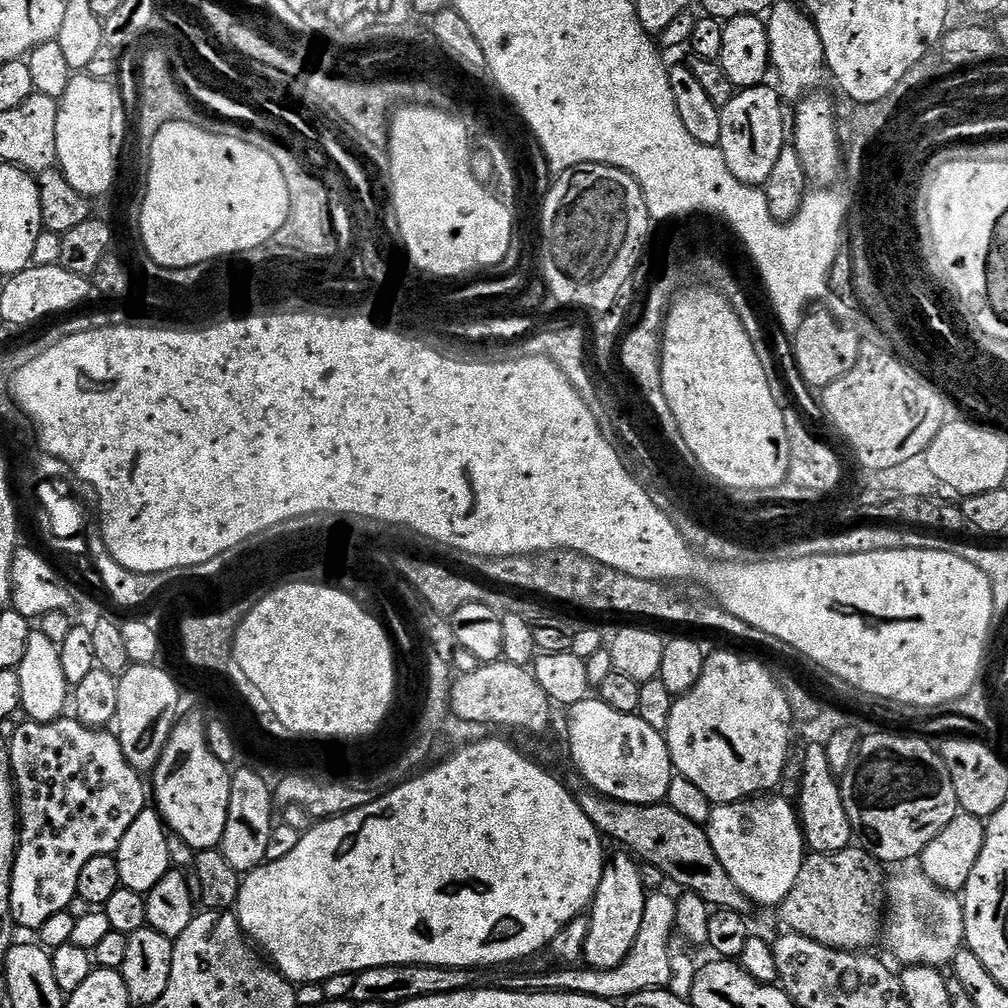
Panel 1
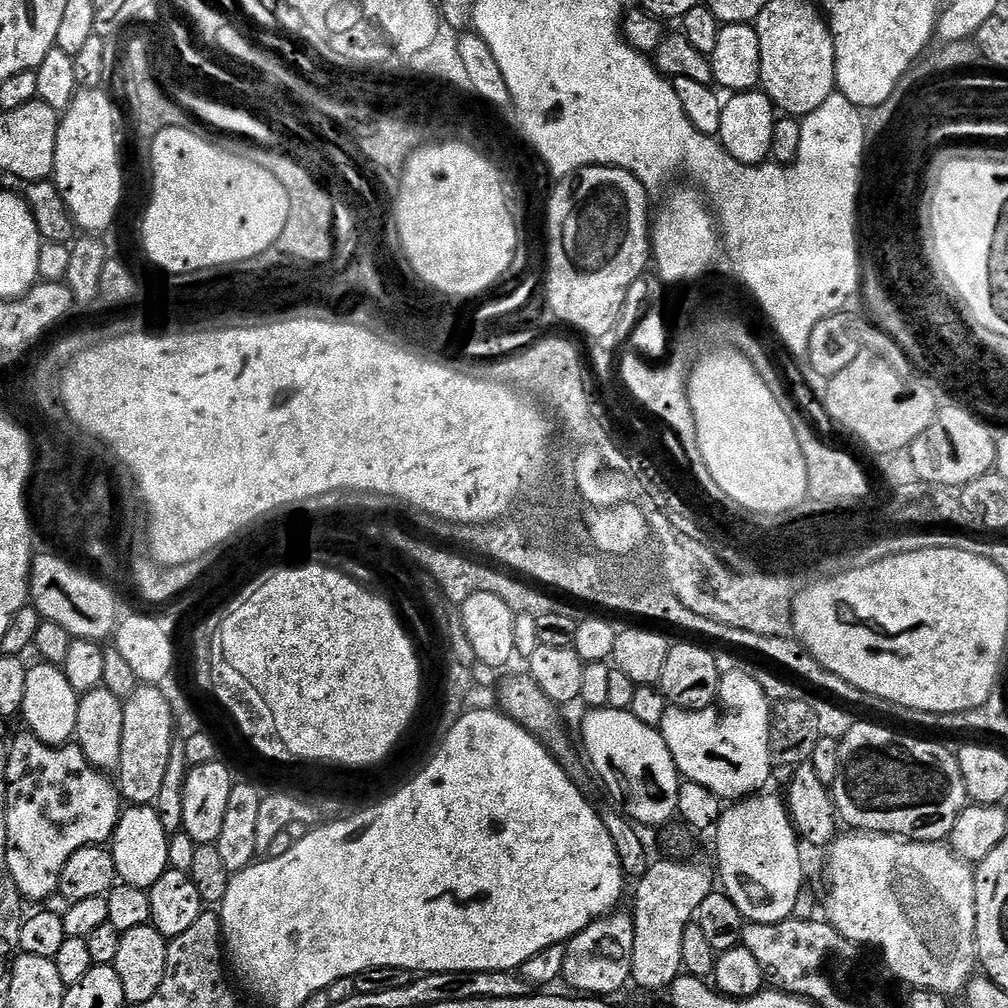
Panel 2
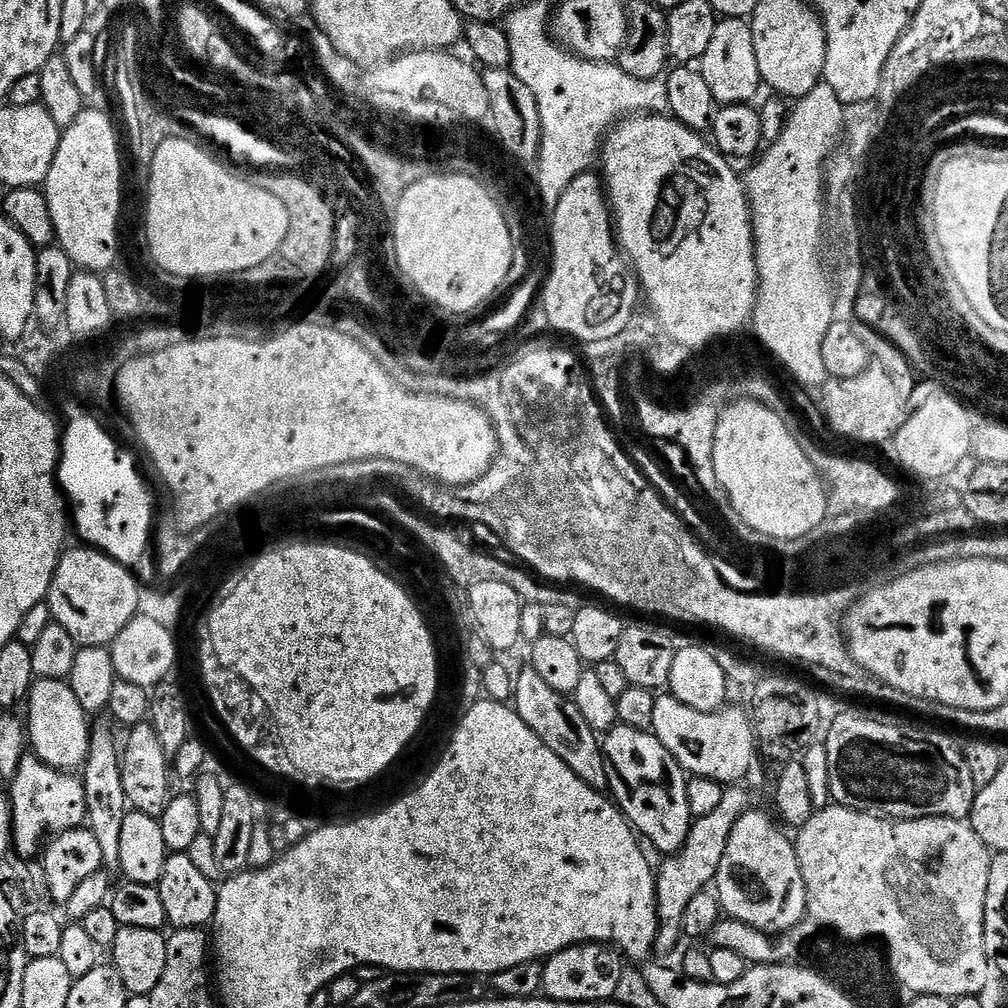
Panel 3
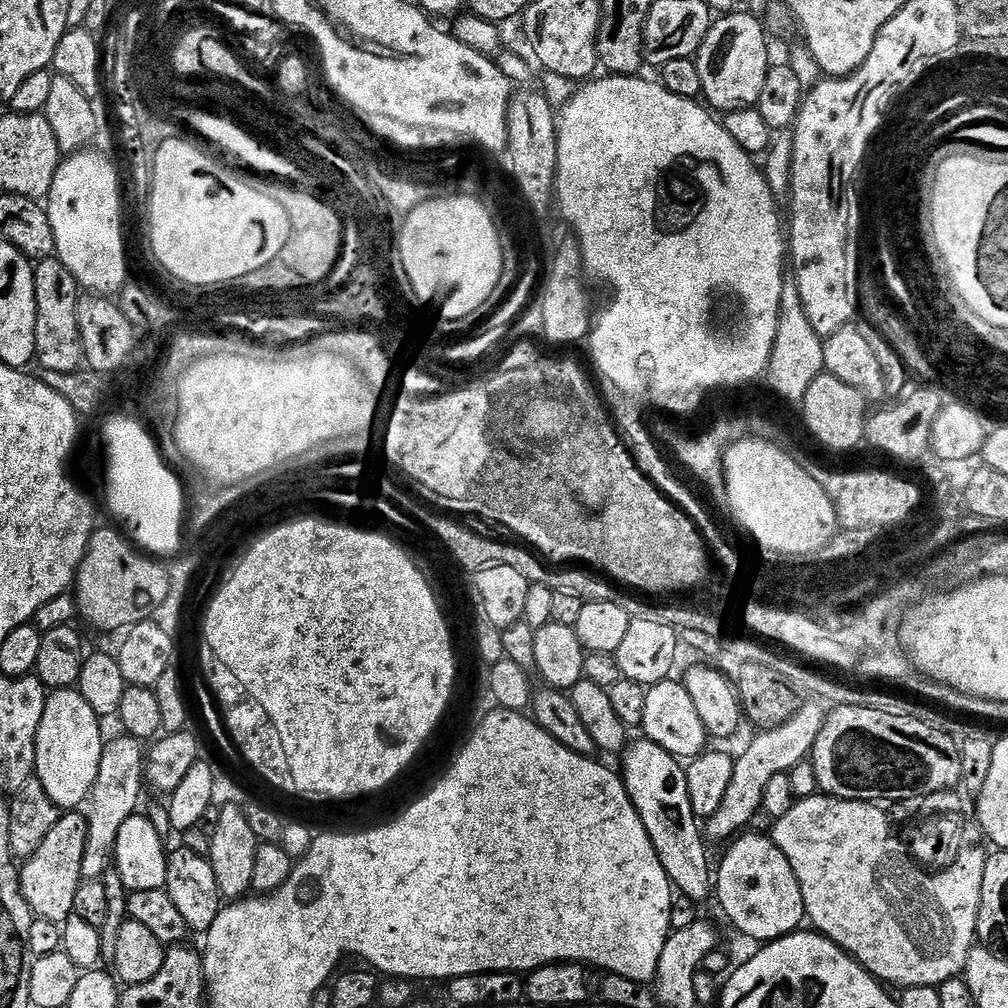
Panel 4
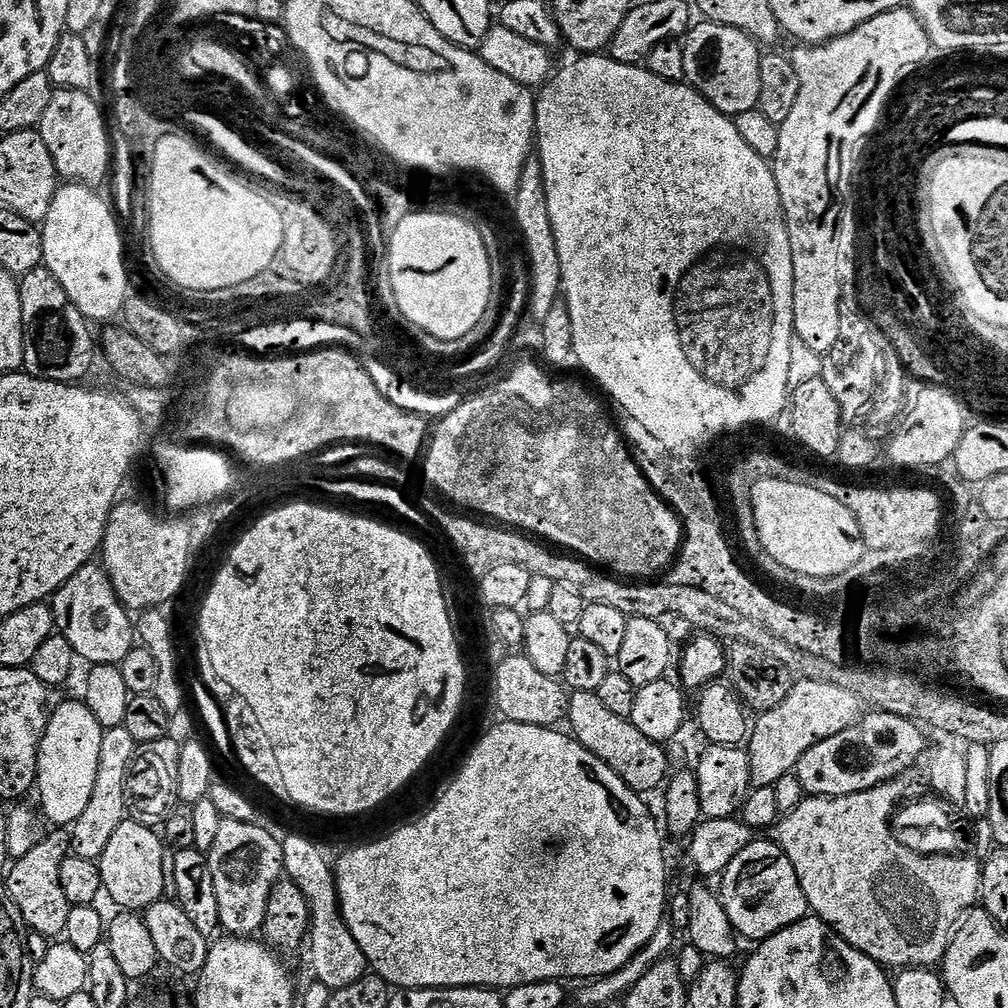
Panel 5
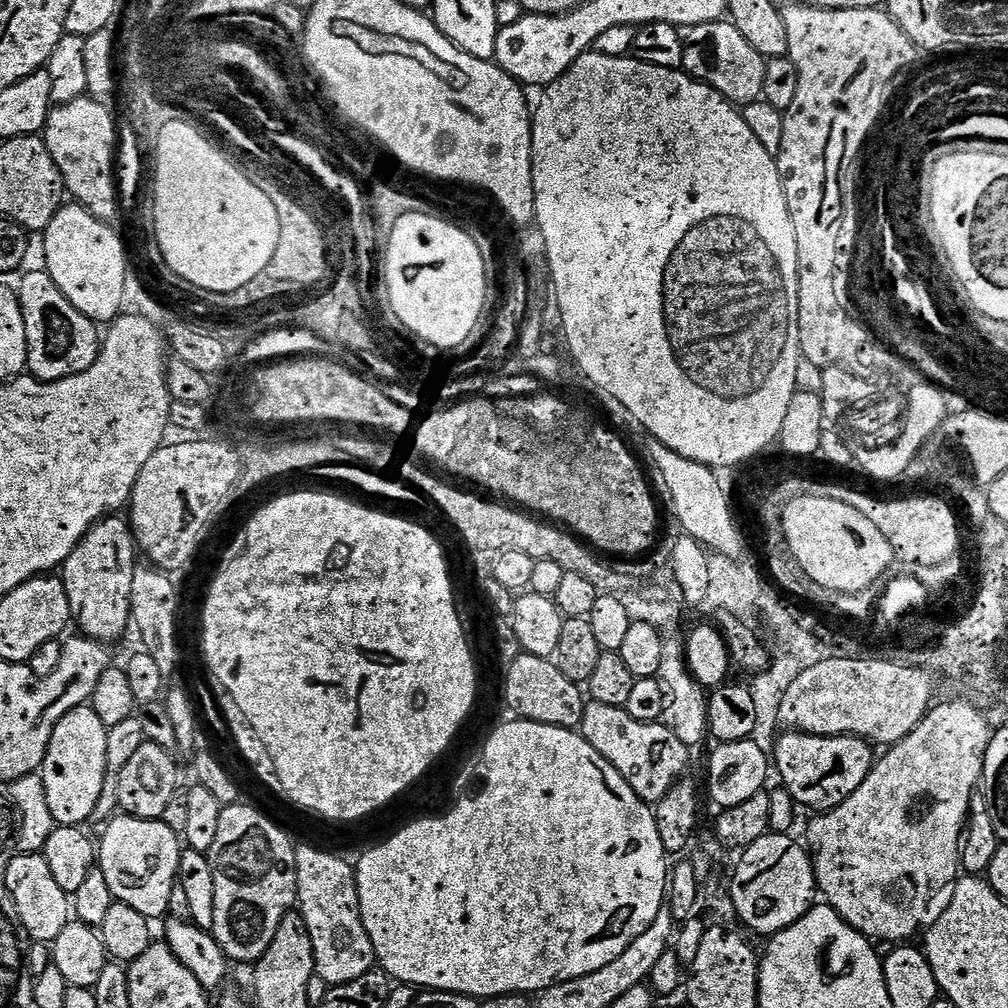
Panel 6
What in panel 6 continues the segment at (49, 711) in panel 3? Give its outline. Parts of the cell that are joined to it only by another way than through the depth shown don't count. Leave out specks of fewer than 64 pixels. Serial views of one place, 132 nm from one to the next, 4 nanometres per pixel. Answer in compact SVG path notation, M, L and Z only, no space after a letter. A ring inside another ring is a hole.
M90 706L70 710L54 726L42 767L46 799L57 825L80 826L91 821L107 776L107 734L109 729Z

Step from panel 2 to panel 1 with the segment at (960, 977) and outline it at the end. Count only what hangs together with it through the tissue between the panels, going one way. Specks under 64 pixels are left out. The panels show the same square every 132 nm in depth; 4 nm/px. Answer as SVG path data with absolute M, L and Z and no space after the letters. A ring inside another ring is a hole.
M919 870L896 876L886 884L886 919L882 924L882 944L900 963L900 966L926 964L929 968L951 965L952 959L962 951L964 939L964 906L953 893L944 891Z

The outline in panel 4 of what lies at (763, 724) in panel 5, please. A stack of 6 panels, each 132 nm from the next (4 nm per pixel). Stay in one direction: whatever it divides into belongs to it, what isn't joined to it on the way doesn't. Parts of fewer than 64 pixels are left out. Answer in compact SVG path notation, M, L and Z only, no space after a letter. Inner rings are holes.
M809 702L784 725L754 735L756 737L749 742L748 749L741 756L735 757L734 778L730 778L730 787L726 790L726 798L722 798L722 806L718 806L718 810L714 810L714 814L707 817L706 836L709 841L731 841L747 829L744 827L756 815L761 815L770 778L774 778L774 774L788 772L794 766L798 766L798 762L809 759L824 725L825 715L825 709L820 709L815 702Z

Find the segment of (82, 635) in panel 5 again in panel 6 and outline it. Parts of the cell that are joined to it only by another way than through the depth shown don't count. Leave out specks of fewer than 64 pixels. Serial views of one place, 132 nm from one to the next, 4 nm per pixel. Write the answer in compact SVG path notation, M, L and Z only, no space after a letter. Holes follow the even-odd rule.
M113 514L98 521L62 565L62 579L75 623L80 623L79 631L91 640L116 640L130 628L131 586L138 565L138 549L131 523L122 517Z

